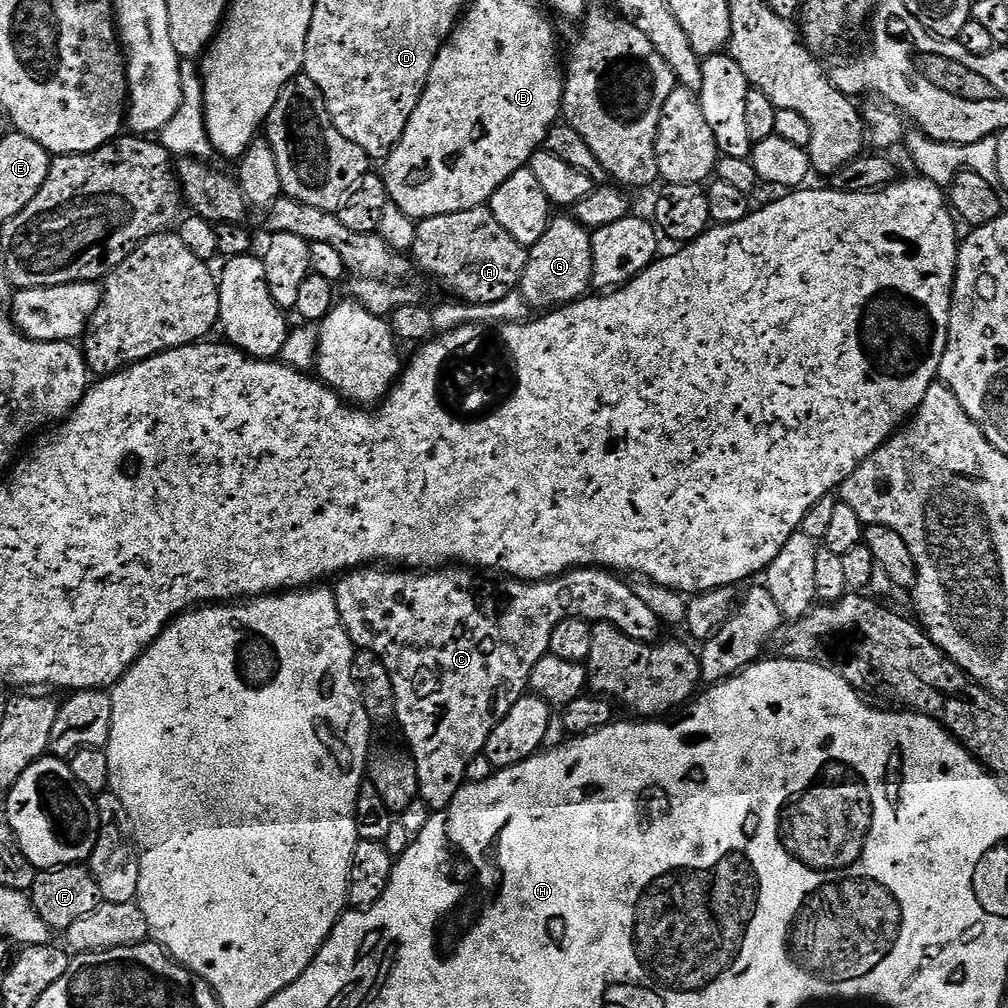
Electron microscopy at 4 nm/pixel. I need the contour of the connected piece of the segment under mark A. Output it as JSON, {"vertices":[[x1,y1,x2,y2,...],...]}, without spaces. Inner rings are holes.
{"vertices":[[487,206,419,221,410,256,415,267,417,264,426,275,449,284,461,301,470,304,498,302,498,298,517,291,528,261,528,252,502,230]]}

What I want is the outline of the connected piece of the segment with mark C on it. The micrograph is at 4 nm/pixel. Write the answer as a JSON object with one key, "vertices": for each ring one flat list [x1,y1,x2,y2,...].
{"vertices":[[365,566,343,573,335,581,337,584,334,584,338,614,346,634,357,649,373,652,386,666,386,670,390,674,390,682,394,682,395,723,400,724,401,730,404,731,404,736,408,739,409,744,407,747,417,764,418,782,420,783,419,799,427,802,429,808,433,810,450,806,454,794,458,794,458,790,466,783,466,766,470,766,470,762,474,762,474,758,483,753,494,726,498,726,498,722,502,722,502,718,506,718,506,714,510,714,510,706,514,706,514,702,518,702,518,698,529,691,530,674,536,663,544,656,549,655,550,634,554,634,554,626,558,626,558,622,562,622,567,616,580,616,591,625,609,624,614,626,618,630,622,630,622,634,626,634,630,639,640,640,644,644,661,639,662,625,658,614,654,614,654,610,649,610,643,604,642,598,638,598,638,594,632,592,632,584,629,581,624,581,627,579,603,568,573,568,570,572,553,576,551,580,537,580,535,582,504,578,501,579,501,584,476,584,475,574,477,575,468,566,440,566,435,570,421,571,419,574,412,570,393,570,388,566]]}

